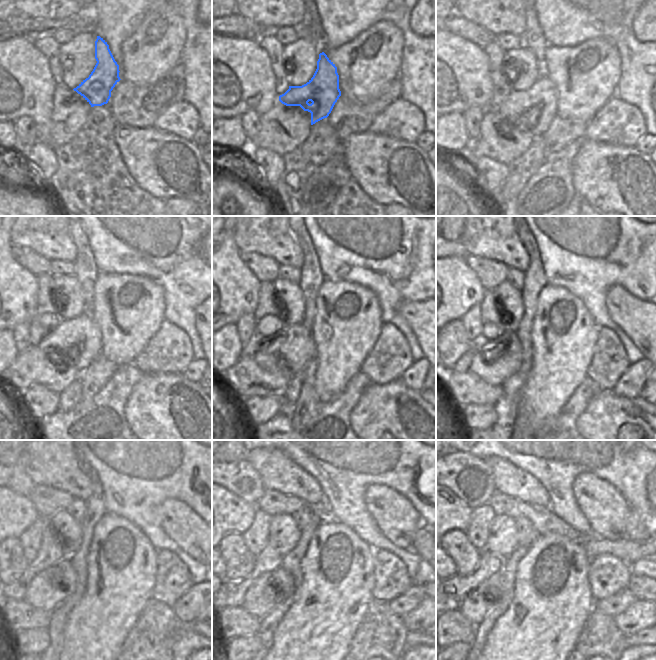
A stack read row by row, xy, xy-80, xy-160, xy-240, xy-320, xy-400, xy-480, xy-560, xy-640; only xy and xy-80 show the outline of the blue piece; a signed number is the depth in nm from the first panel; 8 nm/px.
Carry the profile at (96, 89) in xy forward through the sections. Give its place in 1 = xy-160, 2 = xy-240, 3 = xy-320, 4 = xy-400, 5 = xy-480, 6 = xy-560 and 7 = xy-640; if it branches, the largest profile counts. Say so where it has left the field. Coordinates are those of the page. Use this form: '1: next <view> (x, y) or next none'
1: next xy-160 (541, 99)
2: next xy-240 (82, 331)
3: next xy-320 (290, 352)
4: next xy-400 (501, 358)
5: next xy-480 (49, 588)
6: next xy-560 (272, 588)
7: next xy-640 (478, 603)

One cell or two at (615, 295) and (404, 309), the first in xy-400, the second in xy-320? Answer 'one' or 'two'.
one

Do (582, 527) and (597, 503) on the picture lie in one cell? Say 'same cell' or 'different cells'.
different cells

